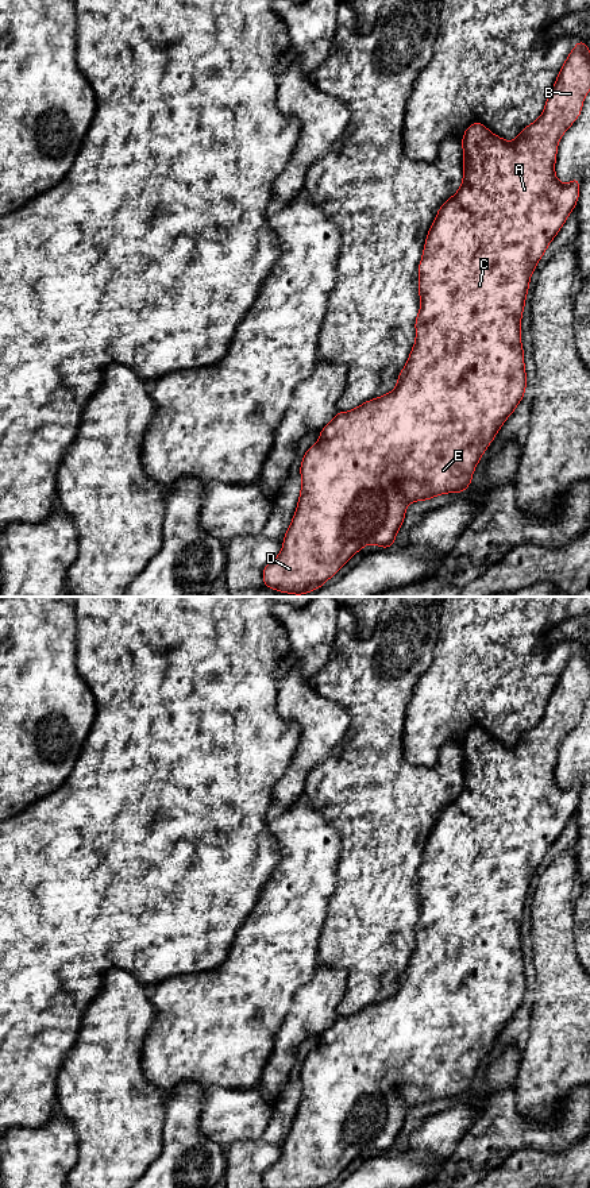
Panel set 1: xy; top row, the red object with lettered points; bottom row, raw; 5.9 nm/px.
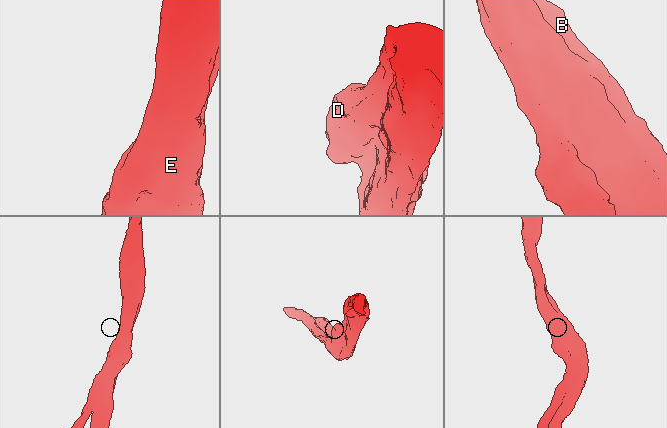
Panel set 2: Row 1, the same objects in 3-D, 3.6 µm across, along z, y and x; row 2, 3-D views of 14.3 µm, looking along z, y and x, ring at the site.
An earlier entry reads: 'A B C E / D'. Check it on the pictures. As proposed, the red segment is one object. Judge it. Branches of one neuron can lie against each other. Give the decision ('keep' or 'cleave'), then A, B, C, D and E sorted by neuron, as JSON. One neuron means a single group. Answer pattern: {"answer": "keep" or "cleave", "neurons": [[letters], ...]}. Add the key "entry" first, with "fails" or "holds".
{"entry": "fails", "answer": "keep", "neurons": [["A", "B", "C", "D", "E"]]}

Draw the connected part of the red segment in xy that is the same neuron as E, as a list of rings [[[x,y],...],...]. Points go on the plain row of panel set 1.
[[[578,645],[558,679],[554,693],[545,706],[543,718],[536,726],[522,733],[513,747],[508,747],[494,740],[479,726],[470,729],[464,736],[462,744],[464,759],[463,787],[459,795],[439,813],[436,824],[425,844],[423,863],[419,869],[419,899],[421,911],[414,926],[416,945],[406,969],[398,980],[397,991],[393,996],[366,1006],[350,1017],[338,1017],[321,1034],[319,1046],[304,1058],[300,1071],[301,1098],[296,1118],[285,1138],[281,1158],[262,1176],[263,1188],[325,1188],[344,1169],[347,1169],[354,1158],[360,1156],[369,1148],[381,1153],[394,1152],[396,1139],[401,1134],[405,1125],[406,1111],[409,1108],[432,1104],[435,1100],[446,1098],[462,1098],[471,1089],[473,1077],[479,1064],[494,1045],[502,1029],[517,1012],[525,998],[527,979],[520,926],[522,923],[531,880],[551,845],[556,841],[568,819],[575,813],[579,802],[579,782],[574,782],[570,788],[559,787],[555,780],[555,765],[560,741],[579,722],[585,701],[589,697],[590,653],[583,645]]]

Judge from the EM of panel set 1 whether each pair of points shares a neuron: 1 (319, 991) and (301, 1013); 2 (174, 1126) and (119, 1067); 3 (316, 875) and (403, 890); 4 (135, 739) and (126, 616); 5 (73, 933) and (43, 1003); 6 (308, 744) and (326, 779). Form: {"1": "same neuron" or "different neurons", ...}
{"1": "same neuron", "2": "different neurons", "3": "different neurons", "4": "same neuron", "5": "same neuron", "6": "different neurons"}

